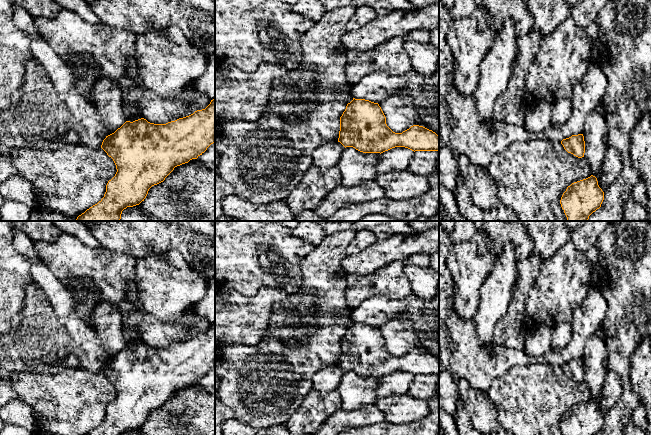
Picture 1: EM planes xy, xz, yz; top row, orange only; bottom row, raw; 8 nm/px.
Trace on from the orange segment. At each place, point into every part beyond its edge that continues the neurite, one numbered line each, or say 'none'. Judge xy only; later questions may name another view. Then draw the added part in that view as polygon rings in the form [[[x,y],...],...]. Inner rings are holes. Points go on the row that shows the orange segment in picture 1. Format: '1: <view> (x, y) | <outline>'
none

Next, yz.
none

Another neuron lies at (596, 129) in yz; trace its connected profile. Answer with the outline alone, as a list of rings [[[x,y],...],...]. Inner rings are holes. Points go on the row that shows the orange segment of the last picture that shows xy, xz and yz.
[[[593,109],[585,119],[583,136],[584,157],[589,163],[592,175],[599,178],[607,148],[609,126],[601,114]]]

